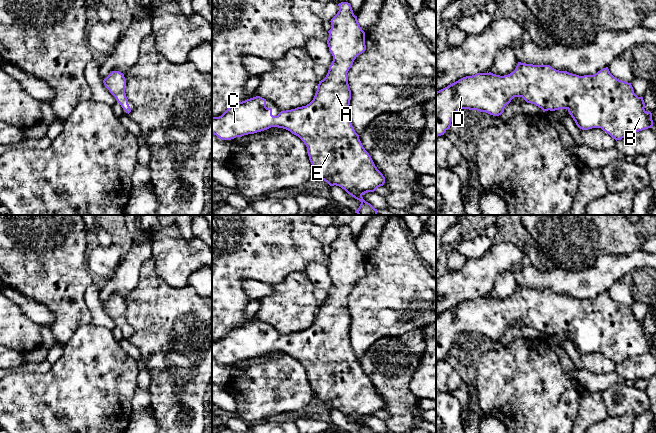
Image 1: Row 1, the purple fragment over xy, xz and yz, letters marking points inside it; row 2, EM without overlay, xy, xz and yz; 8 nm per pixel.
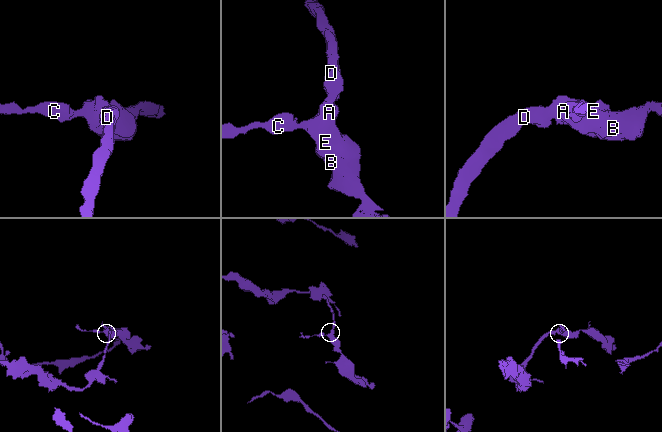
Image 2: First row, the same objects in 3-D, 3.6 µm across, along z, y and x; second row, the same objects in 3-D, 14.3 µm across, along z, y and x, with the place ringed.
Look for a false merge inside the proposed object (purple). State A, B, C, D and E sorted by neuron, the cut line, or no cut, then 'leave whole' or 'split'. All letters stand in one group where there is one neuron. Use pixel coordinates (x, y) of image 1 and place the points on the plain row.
A B C D E | no cut | leave whole

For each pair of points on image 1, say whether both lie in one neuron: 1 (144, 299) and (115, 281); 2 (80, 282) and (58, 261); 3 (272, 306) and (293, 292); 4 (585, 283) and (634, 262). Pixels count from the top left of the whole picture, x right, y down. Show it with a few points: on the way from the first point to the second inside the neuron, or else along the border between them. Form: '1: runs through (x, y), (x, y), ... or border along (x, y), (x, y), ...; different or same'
1: border along (140, 269), (137, 285), (124, 298); different
2: runs through (75, 278), (63, 266); same
3: runs through (277, 303), (284, 301), (288, 297); same
4: runs through (597, 280), (608, 269), (622, 265); same

